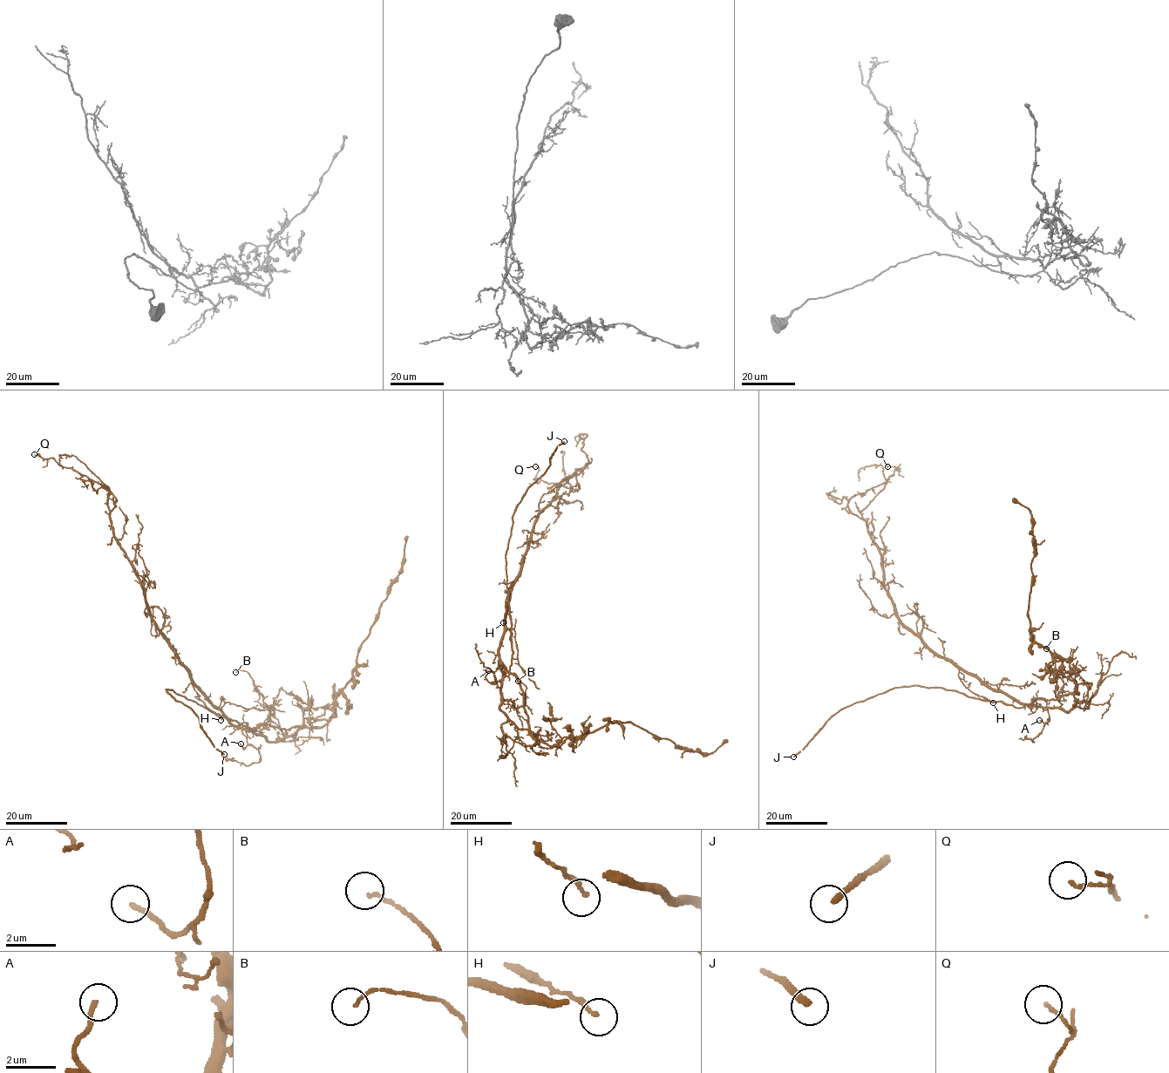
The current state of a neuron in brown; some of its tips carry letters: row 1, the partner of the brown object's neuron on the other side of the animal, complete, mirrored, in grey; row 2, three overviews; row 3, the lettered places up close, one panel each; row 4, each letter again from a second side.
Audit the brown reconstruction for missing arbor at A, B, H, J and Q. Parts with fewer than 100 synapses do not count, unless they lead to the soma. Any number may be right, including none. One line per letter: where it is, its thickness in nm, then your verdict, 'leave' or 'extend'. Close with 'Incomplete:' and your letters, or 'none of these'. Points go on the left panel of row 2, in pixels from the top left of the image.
A: at (241, 743); 180 nm thick; leave
B: at (235, 672); 110 nm thick; leave
H: at (220, 720); 180 nm thick; leave
J: at (224, 754); 280 nm thick; extend
Q: at (34, 454); 140 nm thick; leave
Incomplete: J

